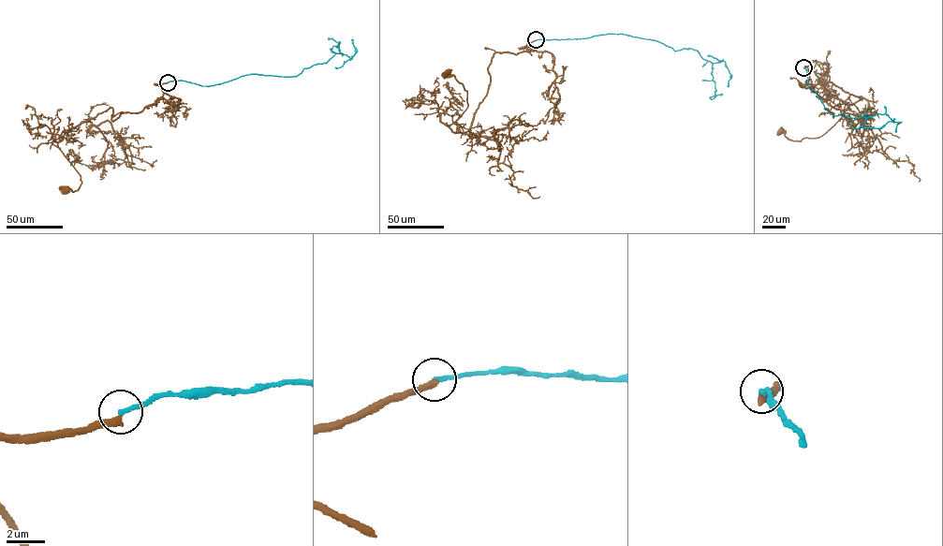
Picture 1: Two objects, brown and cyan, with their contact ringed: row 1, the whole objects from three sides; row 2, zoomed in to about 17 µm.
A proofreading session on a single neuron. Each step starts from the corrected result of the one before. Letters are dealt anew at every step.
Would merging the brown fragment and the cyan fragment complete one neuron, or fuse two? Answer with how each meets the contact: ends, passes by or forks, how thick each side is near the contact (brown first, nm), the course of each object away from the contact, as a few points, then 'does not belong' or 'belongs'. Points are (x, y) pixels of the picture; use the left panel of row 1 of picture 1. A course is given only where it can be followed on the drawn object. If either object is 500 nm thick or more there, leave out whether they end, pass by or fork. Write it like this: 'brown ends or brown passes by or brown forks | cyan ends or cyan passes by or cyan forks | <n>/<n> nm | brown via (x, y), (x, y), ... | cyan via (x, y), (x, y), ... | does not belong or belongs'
brown ends | cyan ends | 360/240 nm | brown via (168, 82), (139, 112), (112, 121), (111, 107), (67, 129), (57, 145), (81, 182), (65, 191) | cyan via (168, 81), (210, 86), (249, 74), (295, 76), (340, 52), (337, 42), (331, 51), (344, 54) | does not belong

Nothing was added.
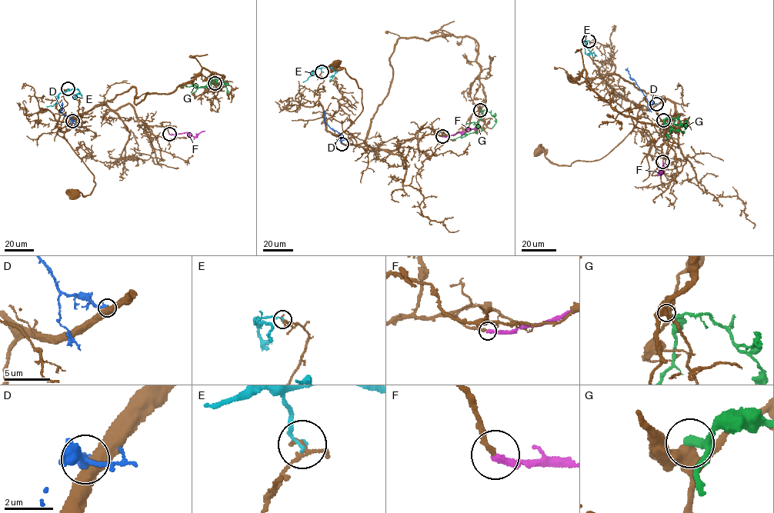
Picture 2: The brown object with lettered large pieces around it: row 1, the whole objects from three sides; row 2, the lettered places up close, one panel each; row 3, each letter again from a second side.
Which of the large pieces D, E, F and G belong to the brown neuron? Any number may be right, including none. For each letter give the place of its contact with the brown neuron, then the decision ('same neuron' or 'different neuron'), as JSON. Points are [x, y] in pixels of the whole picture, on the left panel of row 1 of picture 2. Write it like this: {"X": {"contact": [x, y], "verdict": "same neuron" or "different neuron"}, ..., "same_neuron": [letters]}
{"D": {"contact": [72, 121], "verdict": "different neuron"}, "E": {"contact": [68, 88], "verdict": "different neuron"}, "F": {"contact": [169, 134], "verdict": "different neuron"}, "G": {"contact": [215, 83], "verdict": "different neuron"}, "same_neuron": []}

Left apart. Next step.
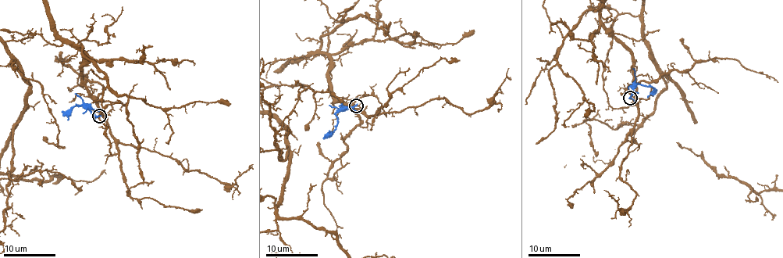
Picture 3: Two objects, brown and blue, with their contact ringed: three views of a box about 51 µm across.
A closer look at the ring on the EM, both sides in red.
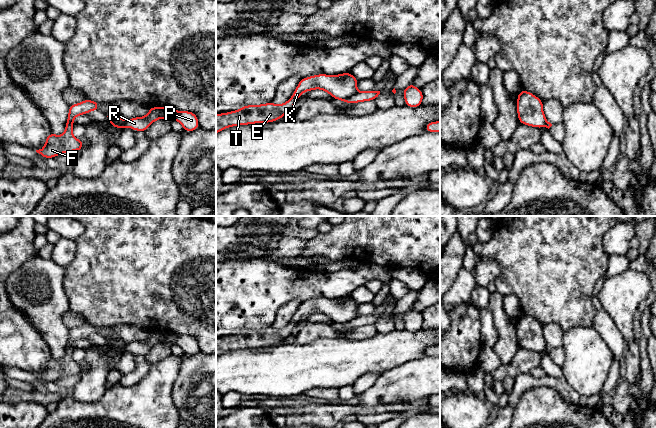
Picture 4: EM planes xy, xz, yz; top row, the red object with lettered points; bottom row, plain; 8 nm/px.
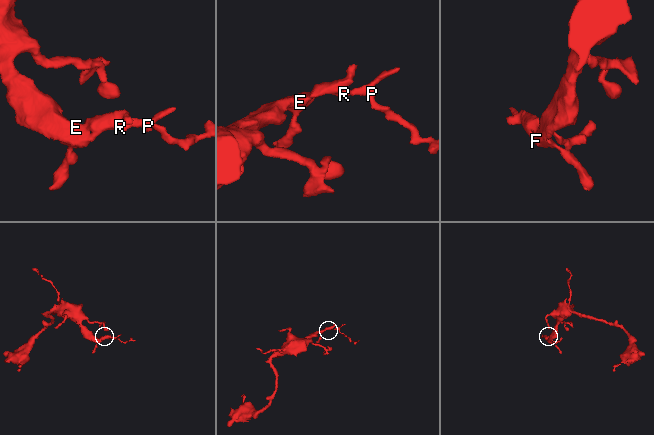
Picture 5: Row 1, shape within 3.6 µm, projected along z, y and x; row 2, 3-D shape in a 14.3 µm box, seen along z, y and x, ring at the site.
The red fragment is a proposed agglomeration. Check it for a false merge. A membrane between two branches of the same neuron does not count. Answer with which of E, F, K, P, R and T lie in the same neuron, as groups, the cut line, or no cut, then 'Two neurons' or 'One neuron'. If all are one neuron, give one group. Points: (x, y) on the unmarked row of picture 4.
Groups: E F K T / P R. Split along xz (356, 317), (342, 324). Two neurons

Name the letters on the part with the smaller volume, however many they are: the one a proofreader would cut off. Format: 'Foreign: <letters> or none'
Foreign: P, R

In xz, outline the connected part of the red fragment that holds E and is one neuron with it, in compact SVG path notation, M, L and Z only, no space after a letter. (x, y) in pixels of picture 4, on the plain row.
M350 296L339 299L317 298L300 304L291 322L283 328L273 326L245 329L236 335L216 338L216 358L227 351L278 345L294 334L295 326L306 315L321 313L337 324L350 322L357 316L358 303Z

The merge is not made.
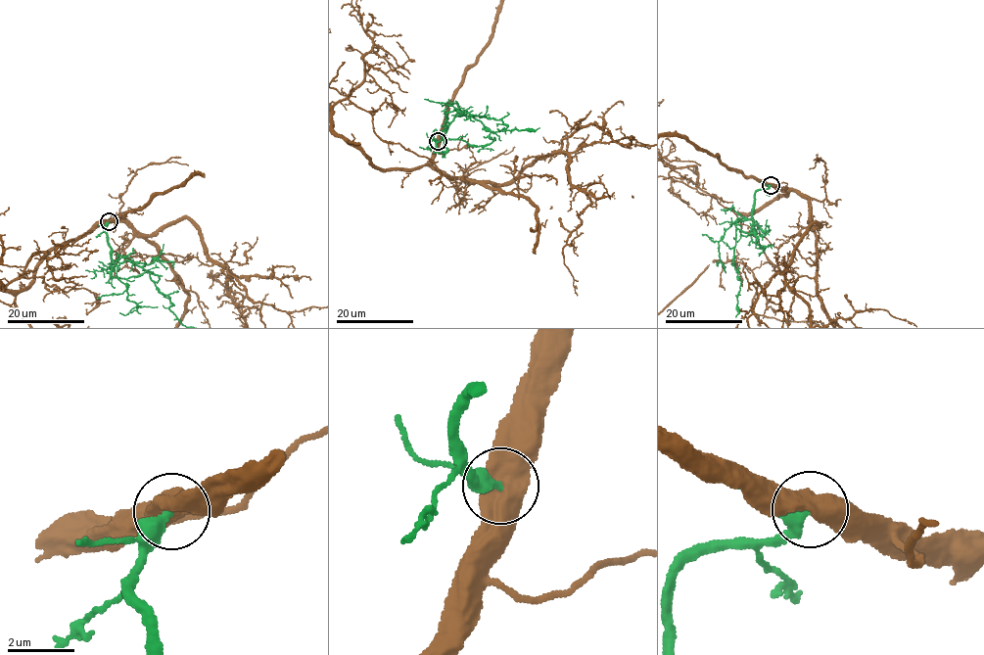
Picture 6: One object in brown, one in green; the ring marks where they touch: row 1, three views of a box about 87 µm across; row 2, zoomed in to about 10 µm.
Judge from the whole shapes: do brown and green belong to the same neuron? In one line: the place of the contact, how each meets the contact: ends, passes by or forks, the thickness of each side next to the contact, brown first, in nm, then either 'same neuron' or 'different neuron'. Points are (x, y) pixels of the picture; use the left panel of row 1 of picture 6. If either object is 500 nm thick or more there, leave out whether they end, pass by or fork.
(109, 221) | 650/360 nm | same neuron

